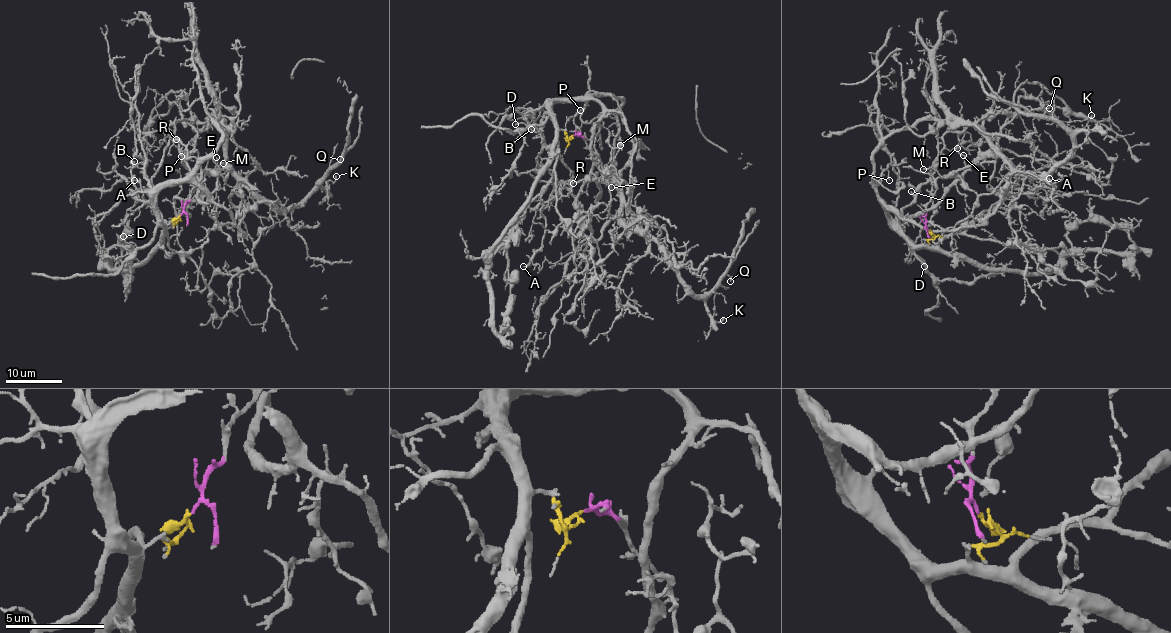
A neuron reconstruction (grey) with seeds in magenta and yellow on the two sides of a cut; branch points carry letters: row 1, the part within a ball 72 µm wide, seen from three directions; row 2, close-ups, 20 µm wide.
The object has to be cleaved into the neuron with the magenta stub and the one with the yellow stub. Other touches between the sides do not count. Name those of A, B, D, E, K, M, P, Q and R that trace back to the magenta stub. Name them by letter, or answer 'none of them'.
E, K, M, Q, R

